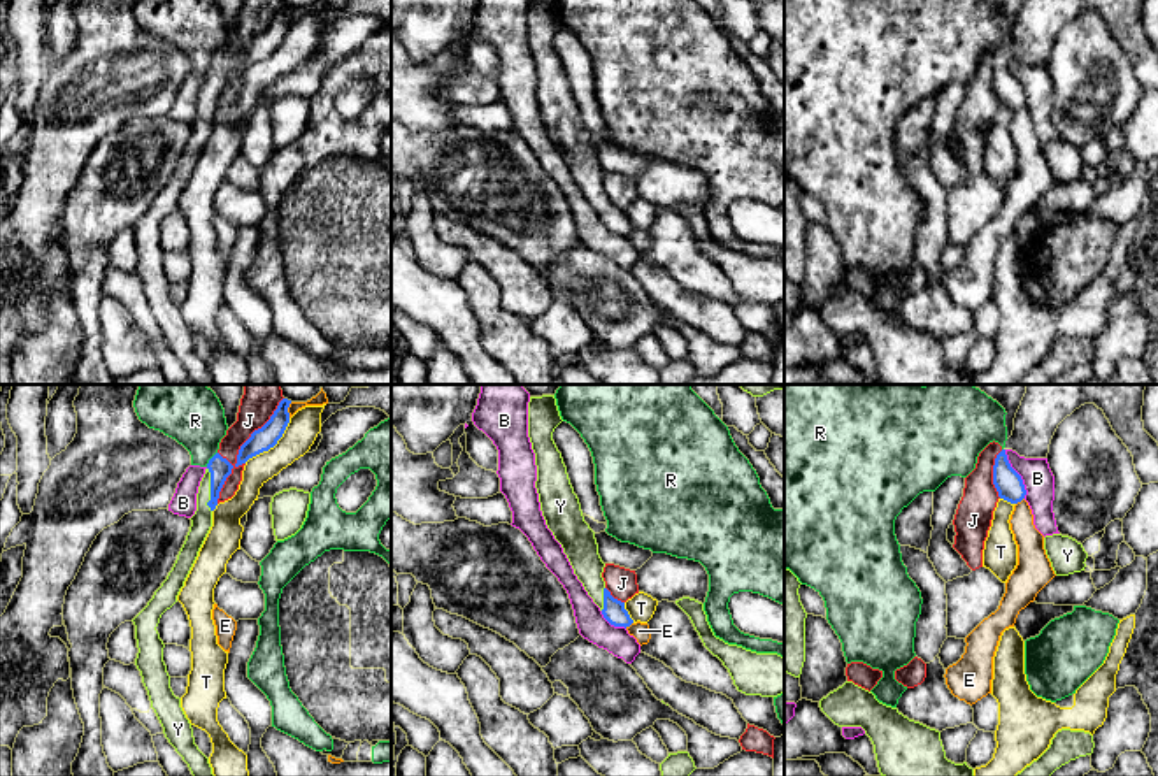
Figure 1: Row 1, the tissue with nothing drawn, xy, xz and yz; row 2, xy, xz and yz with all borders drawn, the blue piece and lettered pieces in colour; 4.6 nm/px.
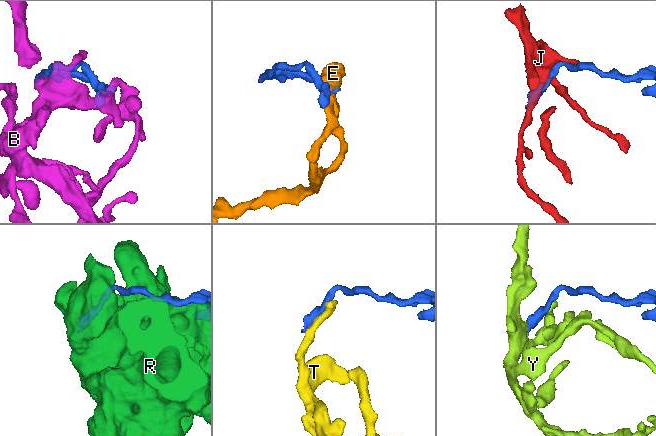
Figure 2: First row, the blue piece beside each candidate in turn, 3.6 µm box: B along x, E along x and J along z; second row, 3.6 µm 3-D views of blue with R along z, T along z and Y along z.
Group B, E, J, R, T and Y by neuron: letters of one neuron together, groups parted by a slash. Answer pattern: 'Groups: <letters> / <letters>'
Groups: B / E / J / R / T / Y

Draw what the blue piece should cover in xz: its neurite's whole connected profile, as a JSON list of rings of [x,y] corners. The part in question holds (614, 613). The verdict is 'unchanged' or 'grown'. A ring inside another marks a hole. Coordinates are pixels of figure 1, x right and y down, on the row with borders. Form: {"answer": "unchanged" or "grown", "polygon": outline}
{"answer": "grown", "polygon": [[[554,395],[530,397],[528,437],[535,453],[540,511],[547,528],[561,544],[574,574],[588,595],[614,627],[630,627],[633,620],[625,602],[614,599],[602,578],[605,564],[598,555],[595,532],[584,521],[581,504],[570,485],[567,467],[558,451],[553,432],[561,423]]]}

